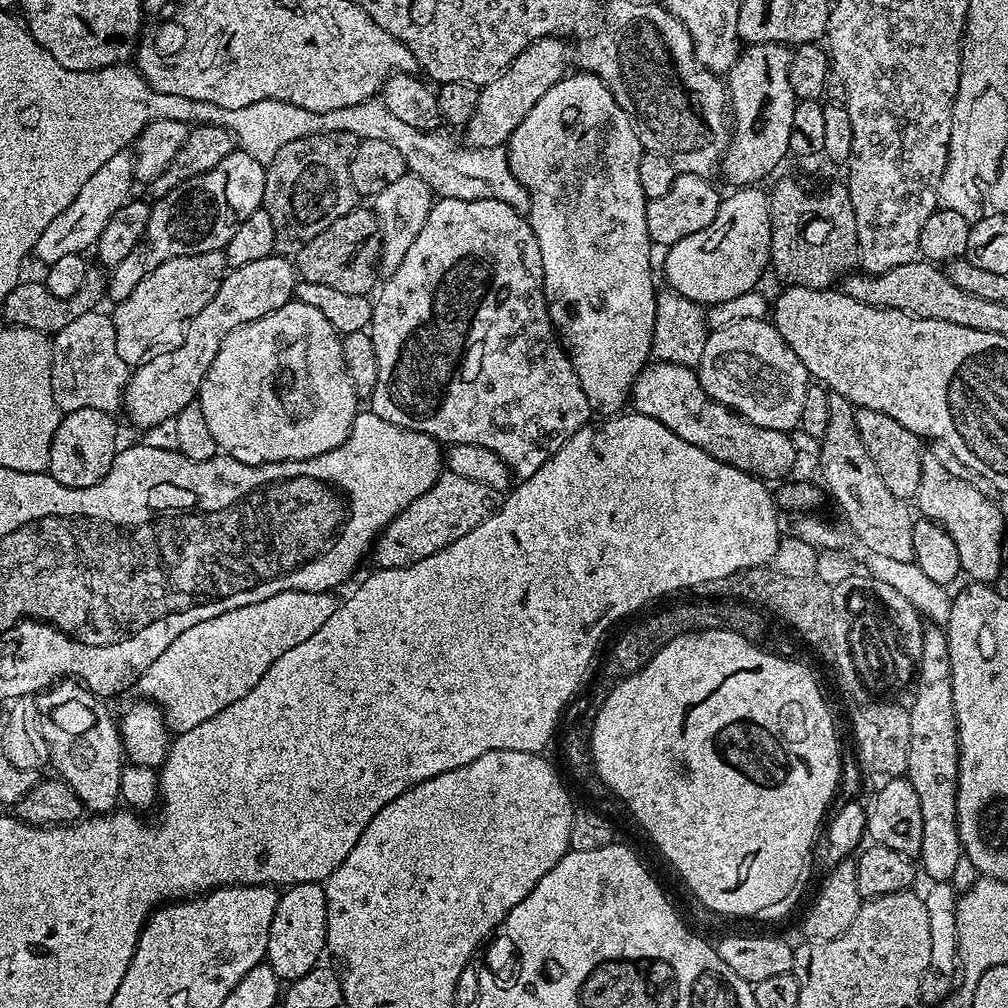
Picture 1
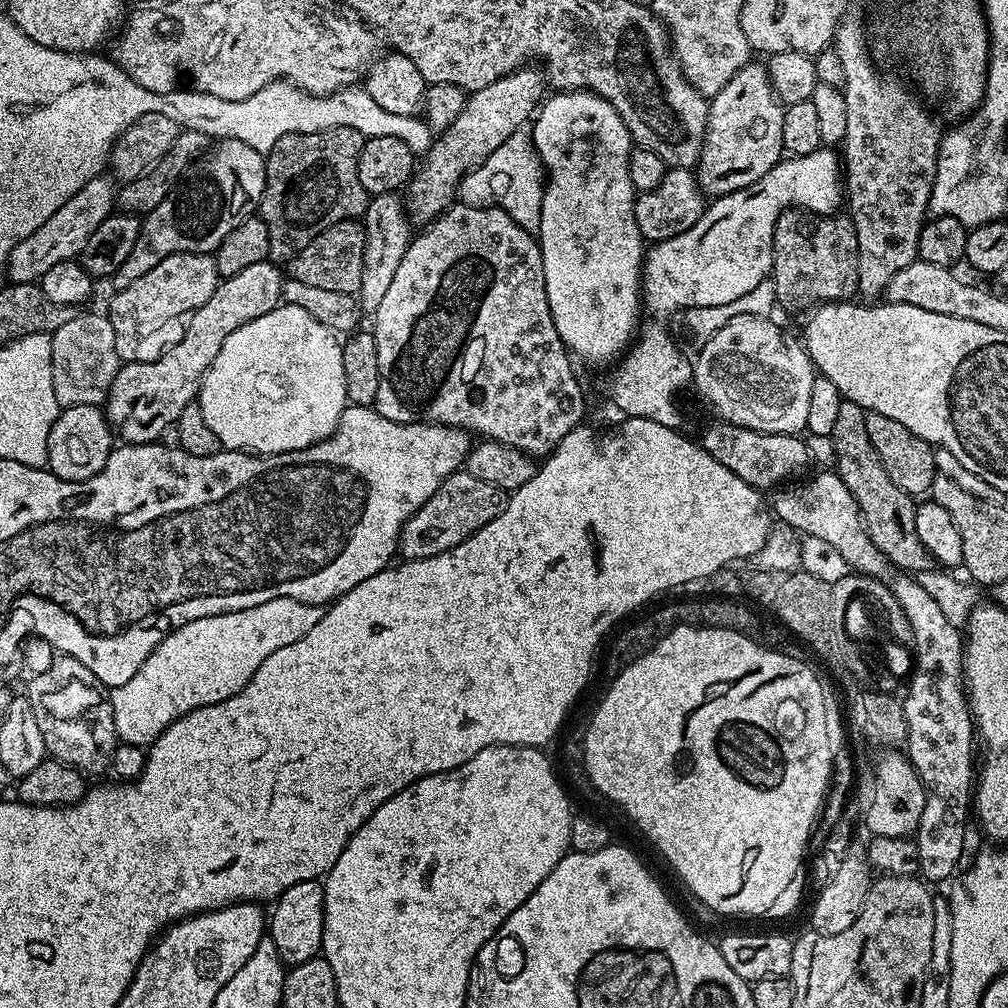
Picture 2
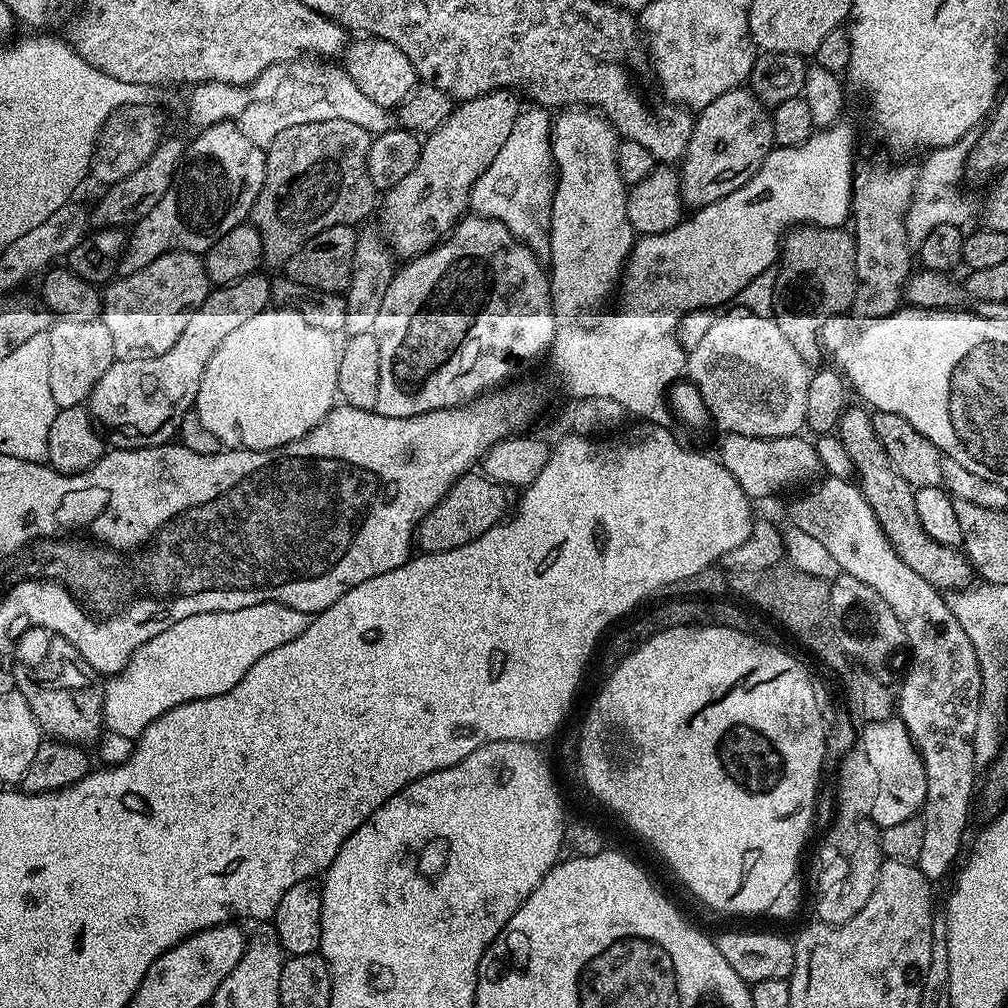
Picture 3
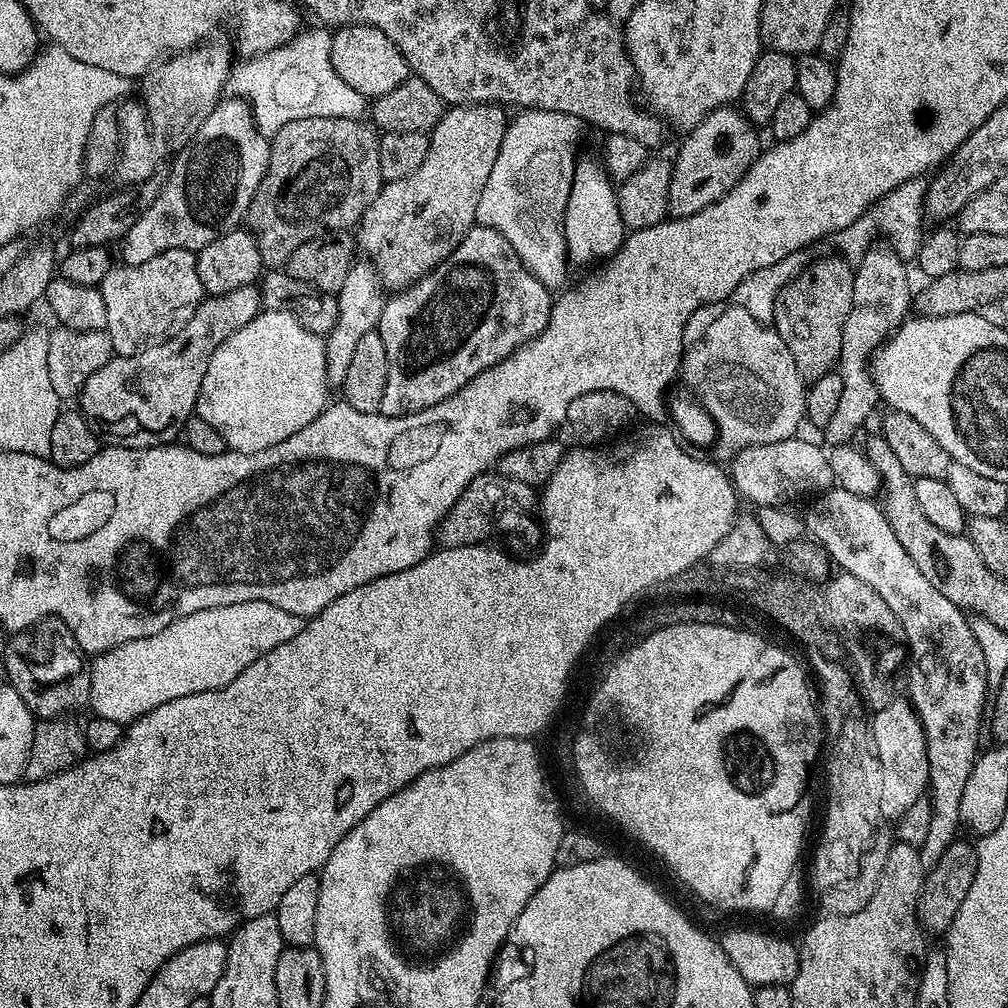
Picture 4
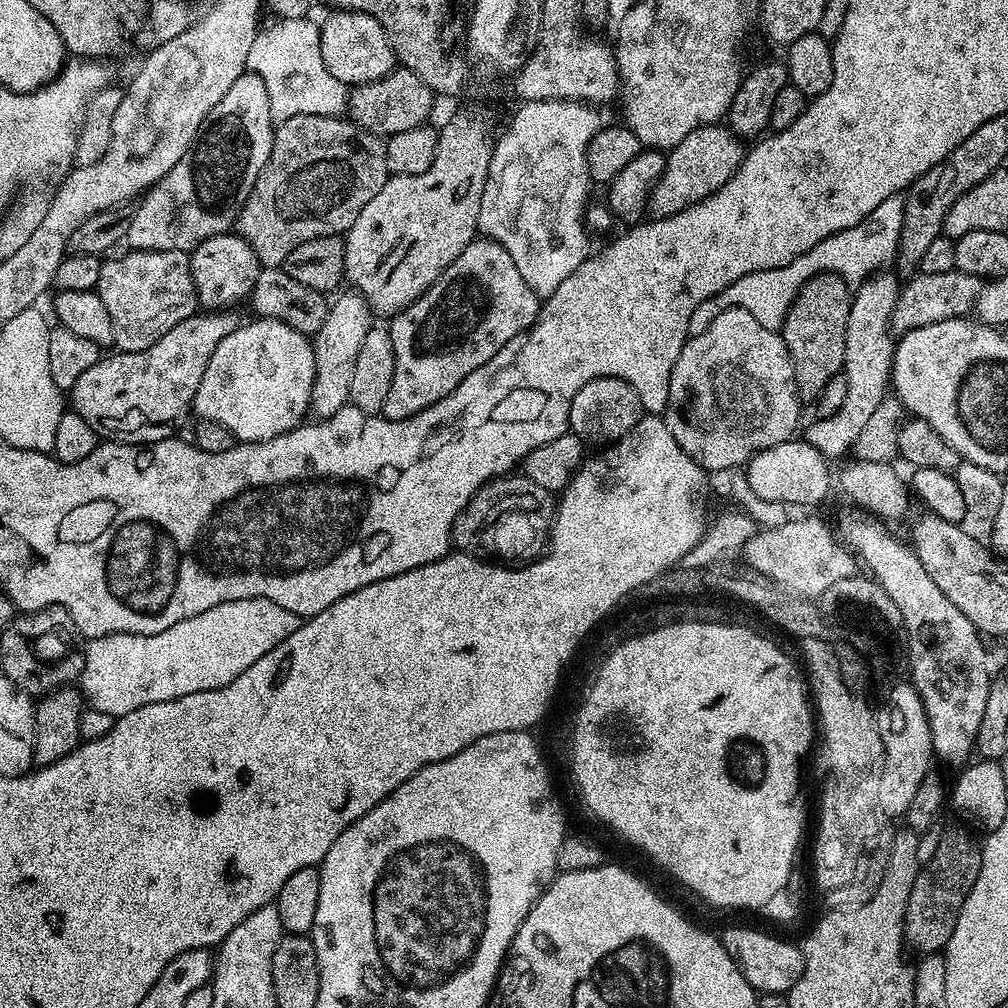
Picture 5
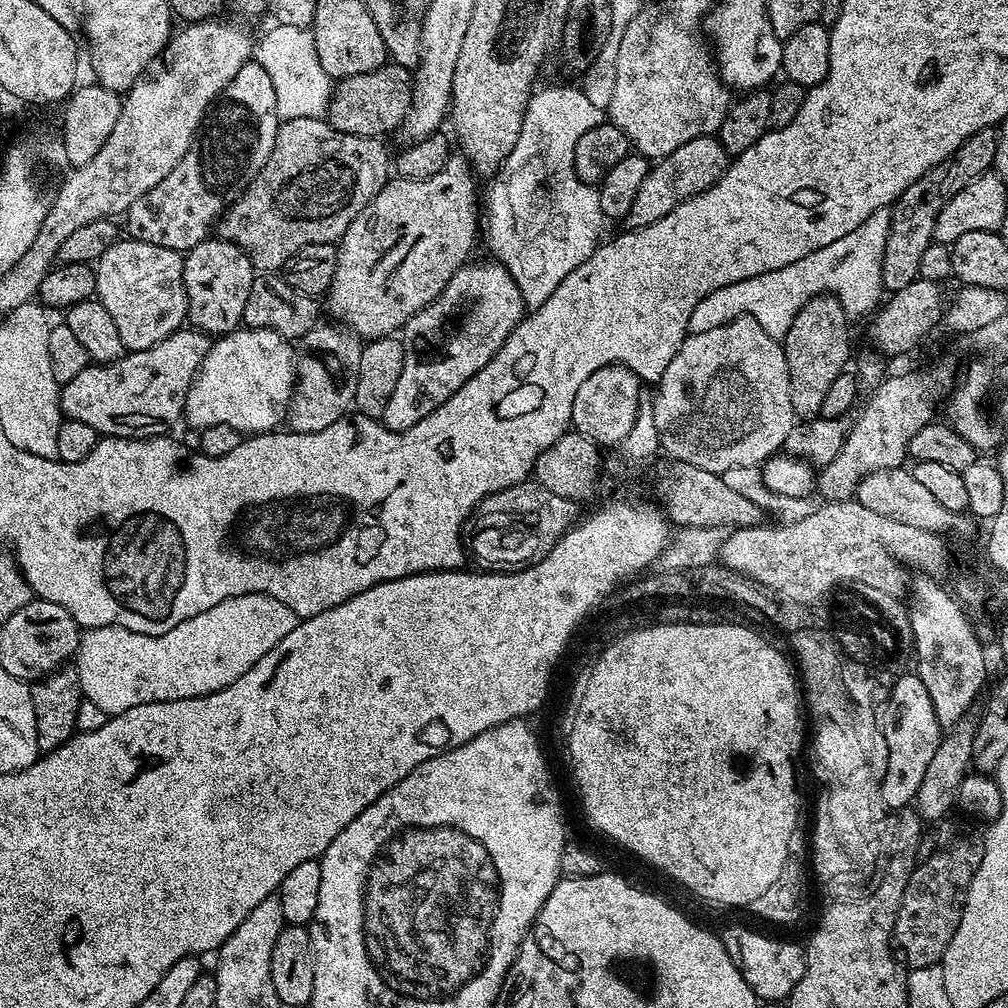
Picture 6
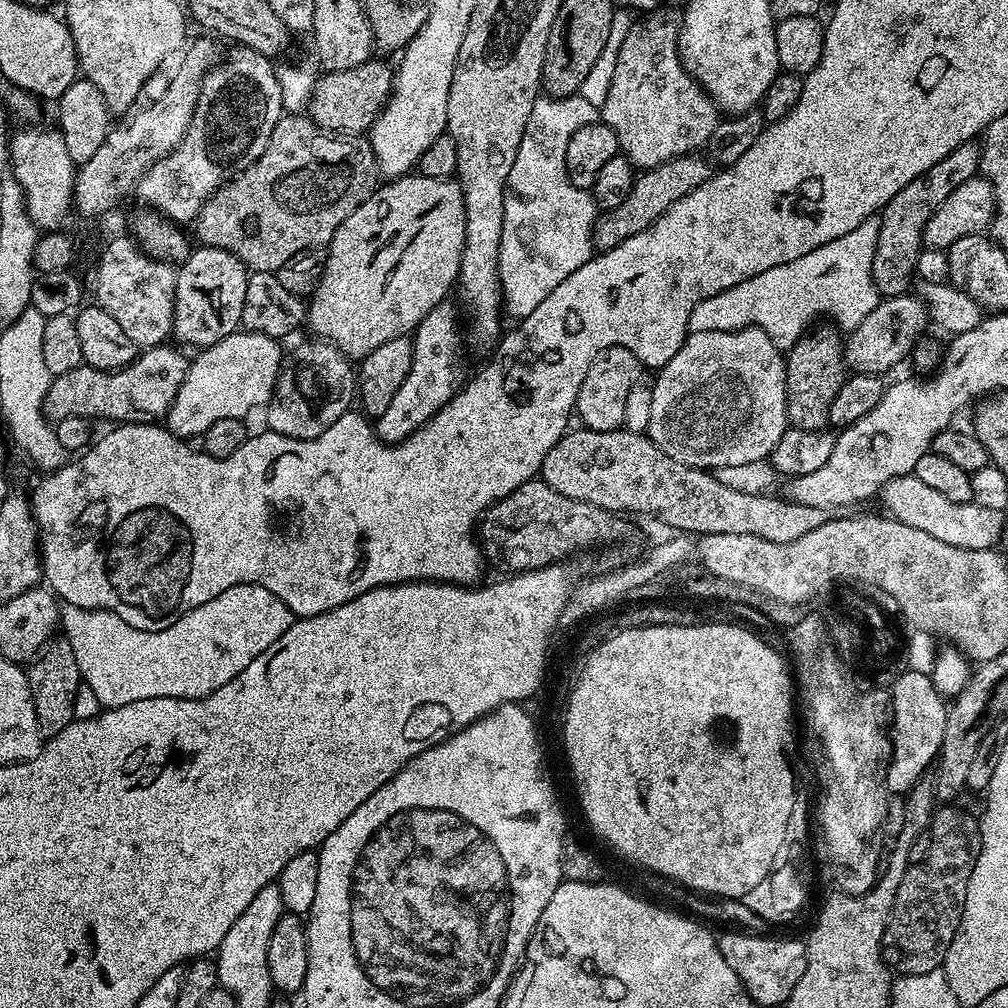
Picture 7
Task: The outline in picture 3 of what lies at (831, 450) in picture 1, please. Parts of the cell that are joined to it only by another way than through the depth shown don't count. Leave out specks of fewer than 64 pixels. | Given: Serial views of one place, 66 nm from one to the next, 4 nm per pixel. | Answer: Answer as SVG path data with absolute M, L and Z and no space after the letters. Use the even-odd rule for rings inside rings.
M849 406L845 408L838 435L858 479L862 495L870 504L877 516L882 530L889 539L890 546L897 551L906 566L920 574L926 582L932 583L939 590L959 590L973 583L972 563L968 561L960 548L951 548L942 542L934 542L926 530L922 530L922 522L918 522L918 514L914 510L914 489L912 485L892 468L886 450L882 450L882 442L878 442L878 434L874 434L872 412L867 407Z

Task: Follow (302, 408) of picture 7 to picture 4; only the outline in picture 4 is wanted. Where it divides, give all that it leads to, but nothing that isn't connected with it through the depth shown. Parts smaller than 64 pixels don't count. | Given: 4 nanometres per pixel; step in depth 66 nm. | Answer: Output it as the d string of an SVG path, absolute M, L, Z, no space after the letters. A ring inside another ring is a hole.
M357 258L352 261L350 274L346 274L346 279L343 280L340 291L335 293L335 298L338 302L338 322L334 322L334 330L324 340L324 349L329 385L340 386L346 378L346 369L350 366L359 340L365 334L377 331L384 309L386 289L380 282L375 266L367 258Z

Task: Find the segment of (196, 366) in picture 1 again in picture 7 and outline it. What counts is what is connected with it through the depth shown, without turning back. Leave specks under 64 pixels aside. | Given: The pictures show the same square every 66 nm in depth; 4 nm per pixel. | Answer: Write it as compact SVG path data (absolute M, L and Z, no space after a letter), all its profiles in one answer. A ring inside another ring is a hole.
M162 343L154 348L145 348L132 363L116 372L103 372L83 363L74 370L66 370L66 374L51 377L44 399L45 416L52 422L67 416L86 418L89 422L95 421L95 416L101 416L104 420L112 420L108 422L121 424L154 424L163 421L178 394L178 386L182 386L182 378L186 378L190 363L189 357L184 357L179 347L168 347L167 343Z

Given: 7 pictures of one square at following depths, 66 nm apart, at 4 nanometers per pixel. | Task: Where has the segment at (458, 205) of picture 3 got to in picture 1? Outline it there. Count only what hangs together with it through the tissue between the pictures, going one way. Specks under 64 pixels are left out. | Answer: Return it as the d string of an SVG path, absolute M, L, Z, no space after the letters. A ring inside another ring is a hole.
M554 36L542 38L526 46L526 50L522 50L522 54L518 54L518 58L510 62L505 72L483 85L479 89L480 97L474 114L466 126L467 143L473 148L498 148L507 145L522 118L526 118L526 114L534 110L538 98L542 98L542 94L546 94L550 86L564 79L564 52L566 56L566 44L563 39Z

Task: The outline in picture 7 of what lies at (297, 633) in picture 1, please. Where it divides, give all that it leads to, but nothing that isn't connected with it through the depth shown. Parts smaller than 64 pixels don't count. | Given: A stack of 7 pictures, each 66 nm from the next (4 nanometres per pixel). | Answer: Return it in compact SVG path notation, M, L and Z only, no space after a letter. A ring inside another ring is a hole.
M239 584L222 590L218 598L210 598L208 612L208 656L200 660L208 668L208 680L196 680L196 668L188 652L175 652L162 632L143 632L122 622L118 614L105 608L79 608L64 604L60 609L63 635L78 658L83 683L98 694L98 702L105 709L120 708L123 704L146 698L178 698L201 700L214 690L226 686L258 654L262 654L294 623L292 611L270 590L257 584Z

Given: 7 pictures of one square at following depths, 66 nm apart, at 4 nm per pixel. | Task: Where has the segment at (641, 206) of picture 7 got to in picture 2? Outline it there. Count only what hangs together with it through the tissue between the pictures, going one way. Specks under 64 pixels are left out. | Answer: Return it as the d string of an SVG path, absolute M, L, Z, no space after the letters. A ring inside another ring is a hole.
M750 62L742 66L742 70L738 70L738 74L734 74L734 78L730 78L730 82L726 82L726 86L722 86L722 90L711 97L706 122L708 133L704 135L704 149L700 152L700 159L694 165L696 180L705 197L725 196L758 182L758 178L762 178L762 174L769 172L785 155L782 142L785 105L774 94L767 67L763 63L756 63Z

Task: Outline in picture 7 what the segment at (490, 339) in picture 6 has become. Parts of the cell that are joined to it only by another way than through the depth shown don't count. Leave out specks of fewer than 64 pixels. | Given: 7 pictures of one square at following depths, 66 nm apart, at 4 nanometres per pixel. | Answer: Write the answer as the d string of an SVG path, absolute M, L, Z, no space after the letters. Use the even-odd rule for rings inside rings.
M445 302L434 306L434 310L430 310L430 314L422 318L416 331L412 333L410 339L414 358L410 362L410 374L406 374L406 382L398 386L398 394L394 394L386 414L375 417L374 420L376 437L383 444L400 444L410 438L410 434L418 431L431 416L438 414L438 410L442 410L442 406L446 406L461 387L465 337L462 335L461 313L457 305L453 304Z

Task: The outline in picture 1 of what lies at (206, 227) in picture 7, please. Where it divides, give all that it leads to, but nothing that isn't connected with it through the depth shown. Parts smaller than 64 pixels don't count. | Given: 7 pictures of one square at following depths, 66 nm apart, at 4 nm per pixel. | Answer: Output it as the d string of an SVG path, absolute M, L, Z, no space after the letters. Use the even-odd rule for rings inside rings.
M319 132L286 142L264 169L264 203L274 222L275 255L295 258L334 218L357 207L358 197L350 182L350 158L357 139L345 132Z

